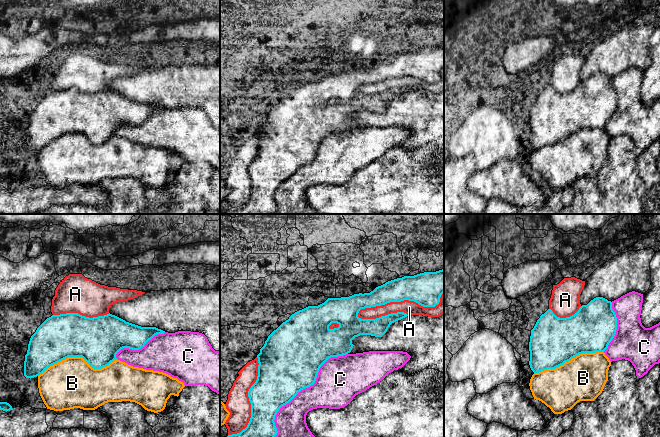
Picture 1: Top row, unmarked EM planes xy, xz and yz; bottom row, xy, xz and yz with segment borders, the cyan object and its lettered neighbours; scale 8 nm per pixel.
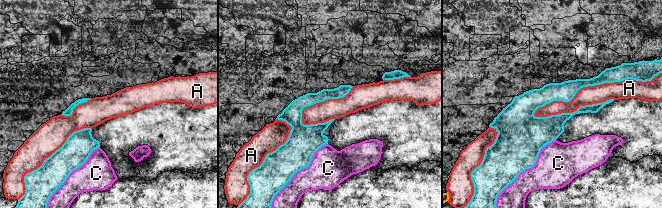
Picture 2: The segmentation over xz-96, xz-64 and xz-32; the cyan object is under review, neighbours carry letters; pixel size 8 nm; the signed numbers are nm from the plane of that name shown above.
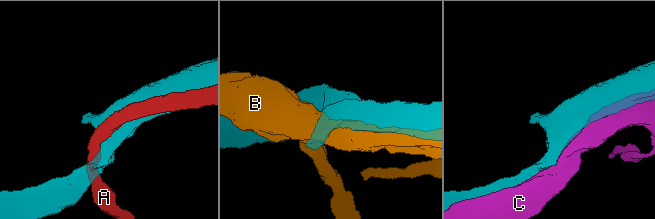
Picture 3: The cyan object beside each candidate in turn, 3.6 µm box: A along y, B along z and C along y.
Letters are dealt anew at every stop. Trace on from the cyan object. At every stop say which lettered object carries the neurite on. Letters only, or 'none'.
none

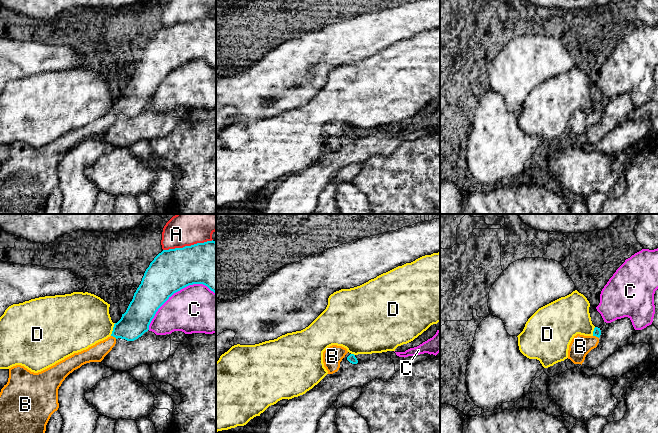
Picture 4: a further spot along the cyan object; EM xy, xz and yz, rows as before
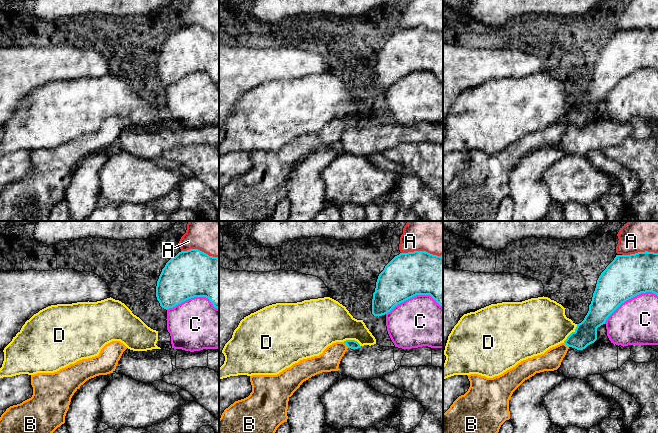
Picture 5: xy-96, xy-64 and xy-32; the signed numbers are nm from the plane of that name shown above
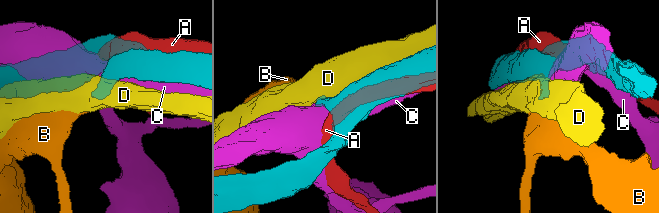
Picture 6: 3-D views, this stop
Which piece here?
B

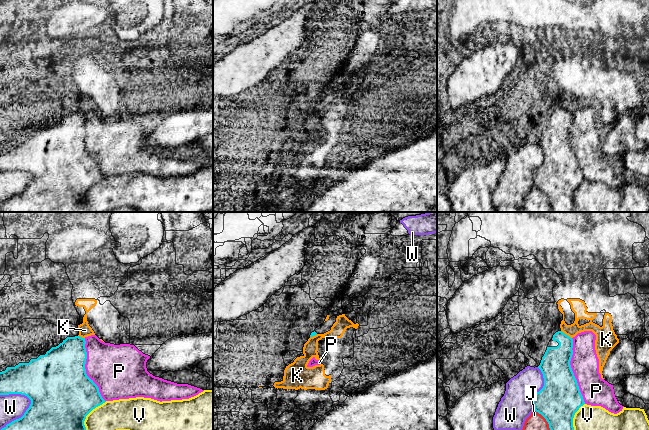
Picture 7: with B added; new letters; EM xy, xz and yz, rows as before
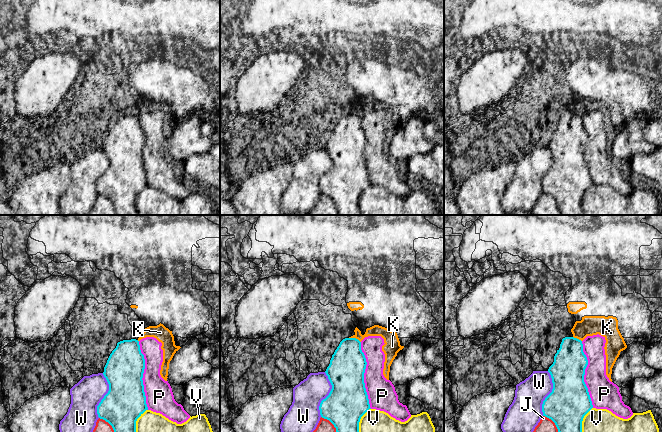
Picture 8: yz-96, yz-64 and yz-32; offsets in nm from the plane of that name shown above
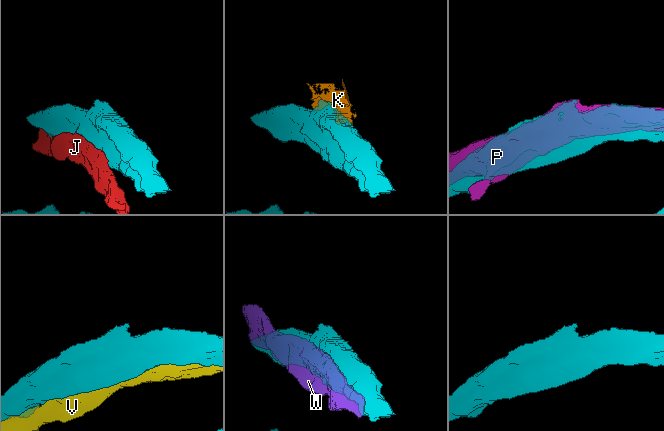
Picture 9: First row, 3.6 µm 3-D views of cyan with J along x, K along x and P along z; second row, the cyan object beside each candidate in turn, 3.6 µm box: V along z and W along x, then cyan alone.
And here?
none

